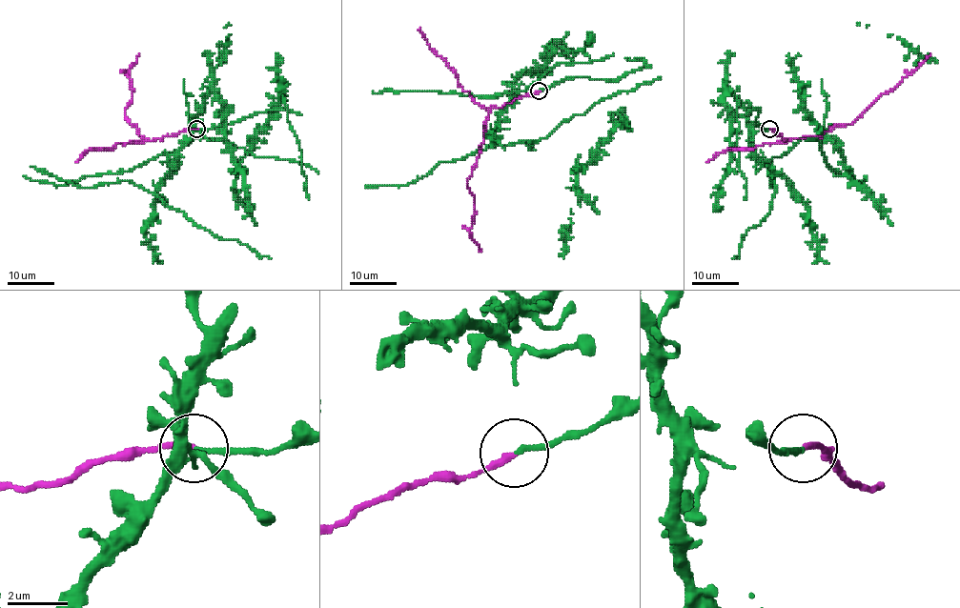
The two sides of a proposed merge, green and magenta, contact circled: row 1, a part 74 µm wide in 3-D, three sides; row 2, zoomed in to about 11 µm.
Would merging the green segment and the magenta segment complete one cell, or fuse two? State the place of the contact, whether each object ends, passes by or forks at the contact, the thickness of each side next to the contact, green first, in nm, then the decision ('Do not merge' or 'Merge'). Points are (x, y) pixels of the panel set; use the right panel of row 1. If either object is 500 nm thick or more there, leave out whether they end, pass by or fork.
Place: (769, 129). At the ring green ends. At the ring magenta ends. Thickness 150 nm (green) against 200 nm. Merge

